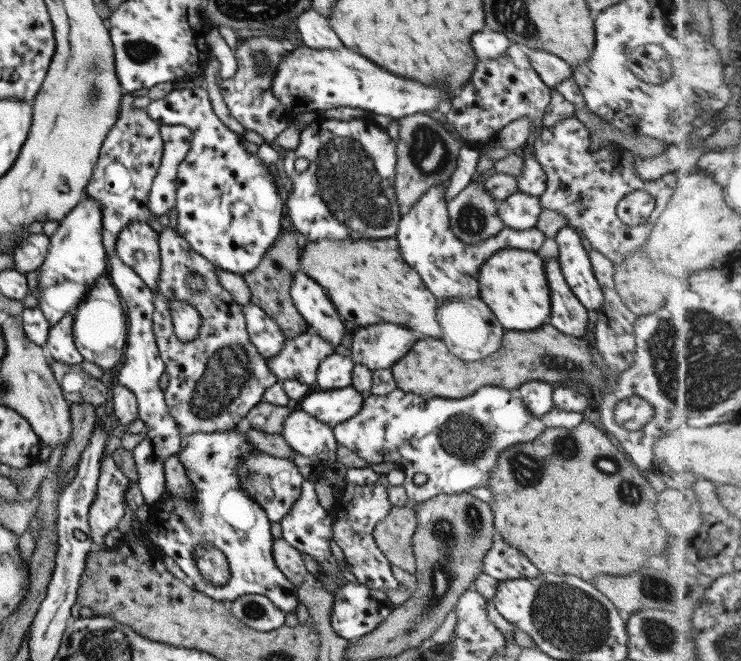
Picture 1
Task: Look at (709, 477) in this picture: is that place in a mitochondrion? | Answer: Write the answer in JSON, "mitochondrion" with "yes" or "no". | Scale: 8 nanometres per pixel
{"mitochondrion":"no"}

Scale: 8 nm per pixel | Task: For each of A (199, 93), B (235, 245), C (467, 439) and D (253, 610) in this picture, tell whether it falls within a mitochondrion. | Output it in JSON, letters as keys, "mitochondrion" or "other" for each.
{"A":"other","B":"other","C":"mitochondrion","D":"mitochondrion"}

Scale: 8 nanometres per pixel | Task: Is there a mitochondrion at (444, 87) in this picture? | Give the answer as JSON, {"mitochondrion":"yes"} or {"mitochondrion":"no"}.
{"mitochondrion":"no"}

